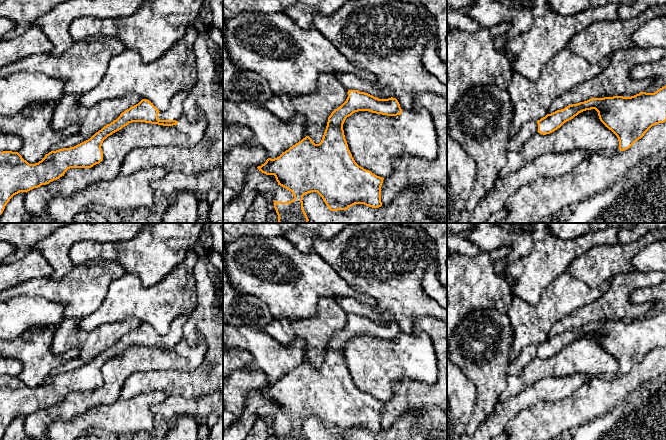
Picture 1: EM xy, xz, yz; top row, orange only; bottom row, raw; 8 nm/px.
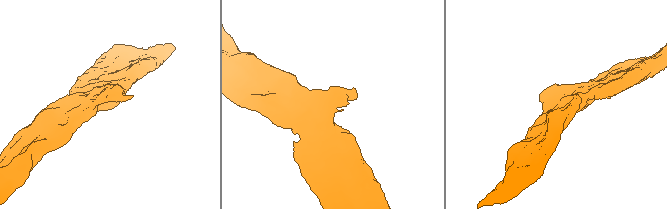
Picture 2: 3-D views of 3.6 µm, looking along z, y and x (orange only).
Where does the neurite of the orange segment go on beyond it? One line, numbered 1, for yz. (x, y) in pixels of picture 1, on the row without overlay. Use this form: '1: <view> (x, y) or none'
1: none

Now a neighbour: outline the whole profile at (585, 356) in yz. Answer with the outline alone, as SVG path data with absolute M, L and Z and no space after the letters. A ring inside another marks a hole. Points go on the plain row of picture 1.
M595 333L579 337L550 358L537 357L519 375L510 375L499 401L514 396L546 377L581 374L586 382L601 374L618 374L617 360L599 343Z

